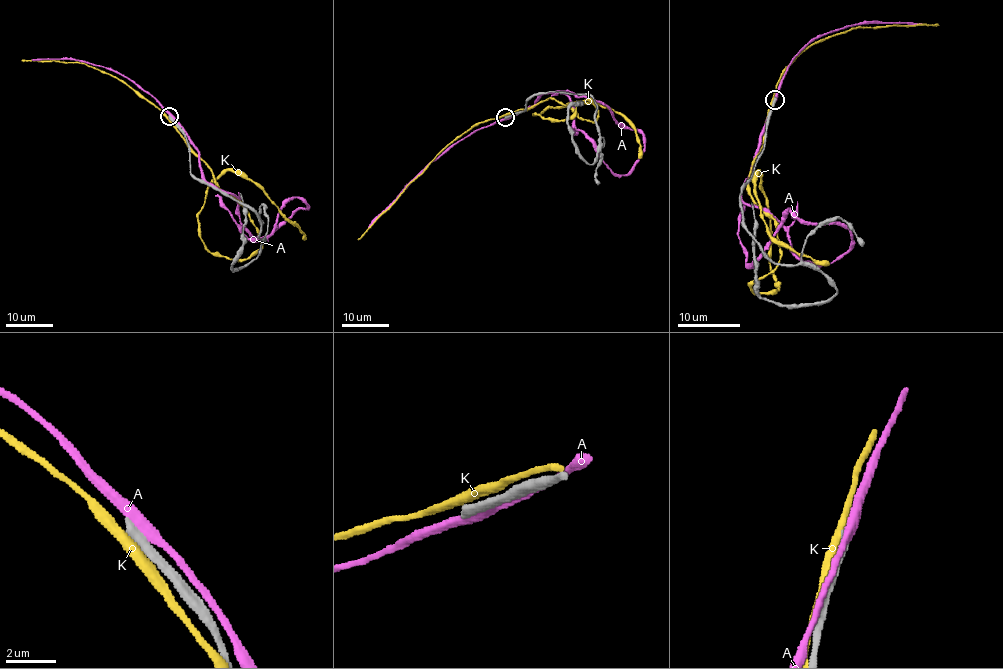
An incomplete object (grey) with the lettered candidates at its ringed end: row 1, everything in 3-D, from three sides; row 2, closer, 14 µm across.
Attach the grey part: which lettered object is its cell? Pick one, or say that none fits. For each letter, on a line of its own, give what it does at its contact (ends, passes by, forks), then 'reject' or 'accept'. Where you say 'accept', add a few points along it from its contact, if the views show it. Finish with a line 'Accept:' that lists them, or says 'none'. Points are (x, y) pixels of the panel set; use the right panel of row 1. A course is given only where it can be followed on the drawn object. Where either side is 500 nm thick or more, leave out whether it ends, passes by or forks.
A: it passes by | reject
K: reject
Accept: none

